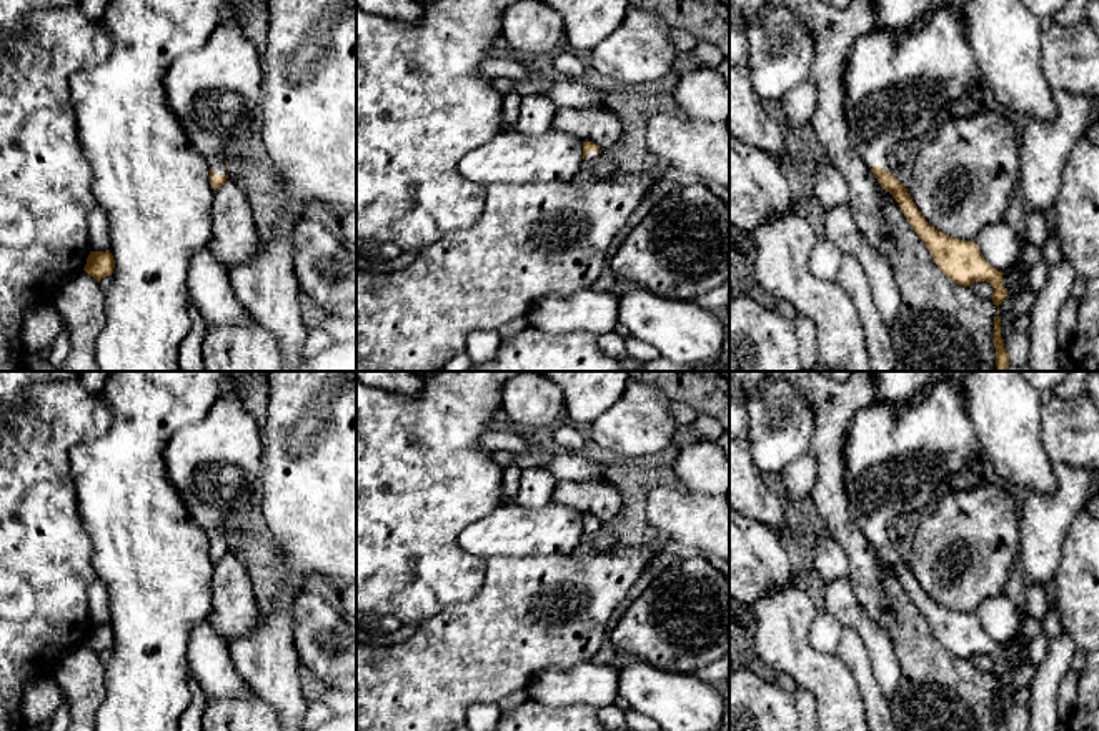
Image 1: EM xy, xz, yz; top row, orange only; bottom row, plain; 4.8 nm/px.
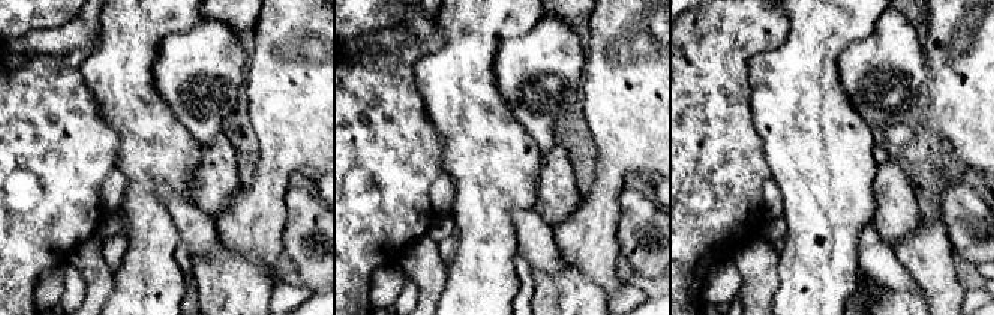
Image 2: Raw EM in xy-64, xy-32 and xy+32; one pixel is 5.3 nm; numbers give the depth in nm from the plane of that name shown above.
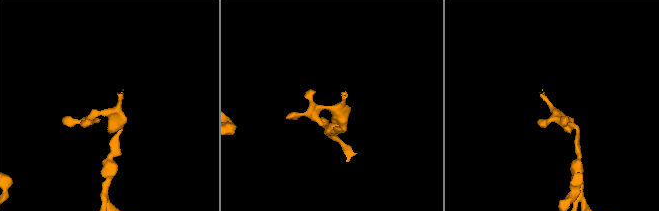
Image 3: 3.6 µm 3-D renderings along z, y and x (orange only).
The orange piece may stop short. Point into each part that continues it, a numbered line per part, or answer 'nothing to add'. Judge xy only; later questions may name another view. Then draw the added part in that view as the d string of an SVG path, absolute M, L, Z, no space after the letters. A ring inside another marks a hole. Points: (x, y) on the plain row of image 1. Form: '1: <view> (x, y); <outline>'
1: xy (215, 465); M225 391L203 420L177 430L165 448L165 461L186 511L218 549L226 548L225 526L236 508L258 496L263 473L261 431L240 396Z

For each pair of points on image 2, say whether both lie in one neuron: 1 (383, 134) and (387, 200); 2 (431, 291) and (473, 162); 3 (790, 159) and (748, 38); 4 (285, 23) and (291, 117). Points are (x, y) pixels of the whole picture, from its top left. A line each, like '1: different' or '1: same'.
1: same
2: different
3: different
4: same

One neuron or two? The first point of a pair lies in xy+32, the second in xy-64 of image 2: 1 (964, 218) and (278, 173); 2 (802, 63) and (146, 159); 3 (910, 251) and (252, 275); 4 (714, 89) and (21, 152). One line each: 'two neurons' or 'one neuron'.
1: two neurons
2: one neuron
3: two neurons
4: one neuron

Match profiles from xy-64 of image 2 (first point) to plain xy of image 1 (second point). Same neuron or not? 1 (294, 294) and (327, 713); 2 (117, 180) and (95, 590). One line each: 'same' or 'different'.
1: same
2: same

